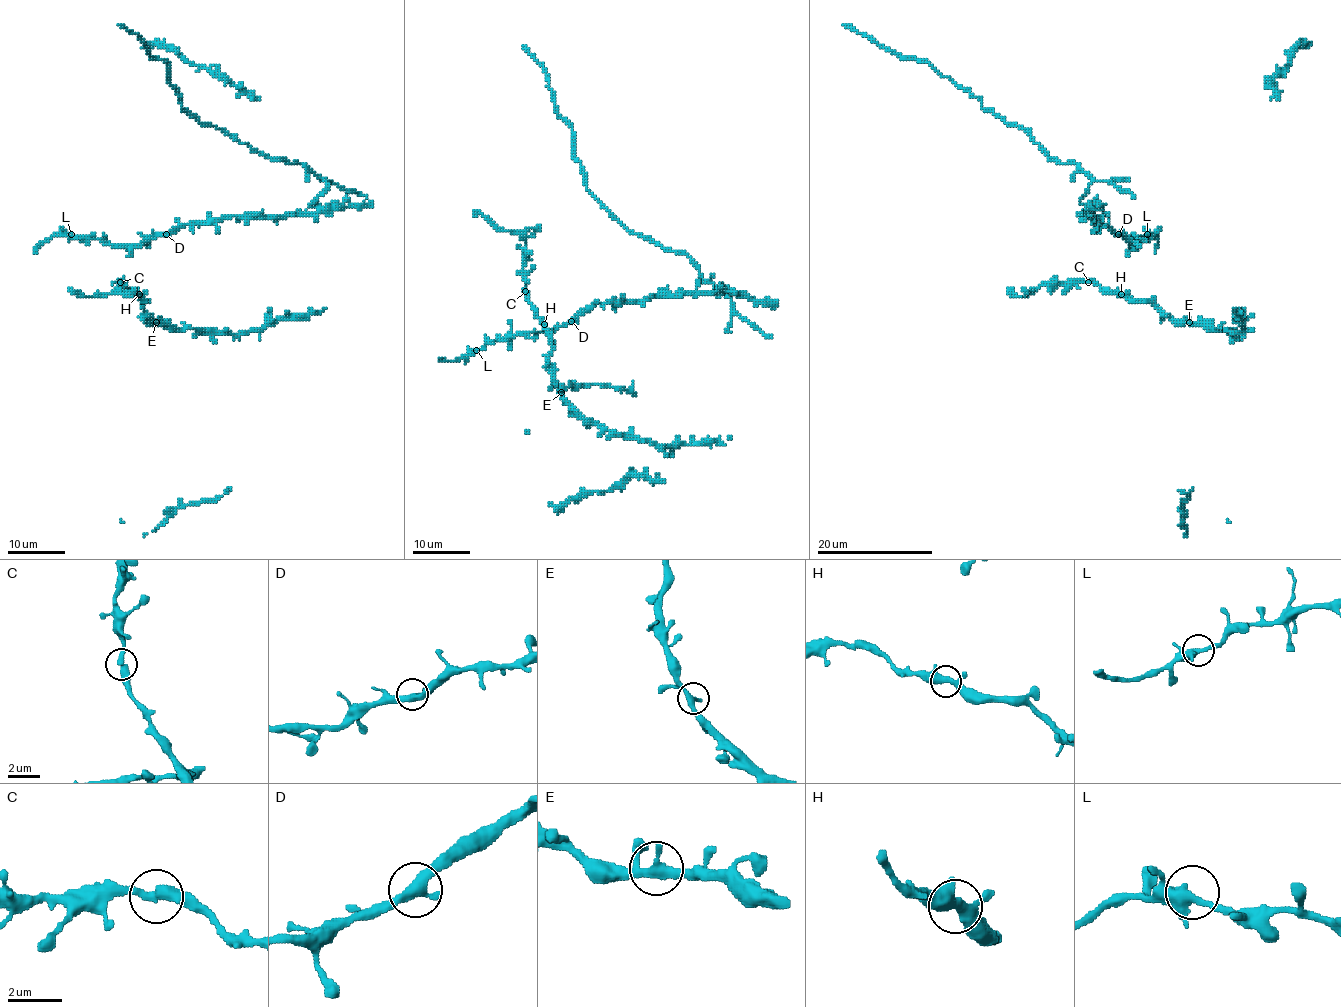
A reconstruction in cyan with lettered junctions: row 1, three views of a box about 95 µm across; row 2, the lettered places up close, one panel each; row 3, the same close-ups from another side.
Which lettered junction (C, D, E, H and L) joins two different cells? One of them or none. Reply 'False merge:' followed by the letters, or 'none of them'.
False merge: none of them

